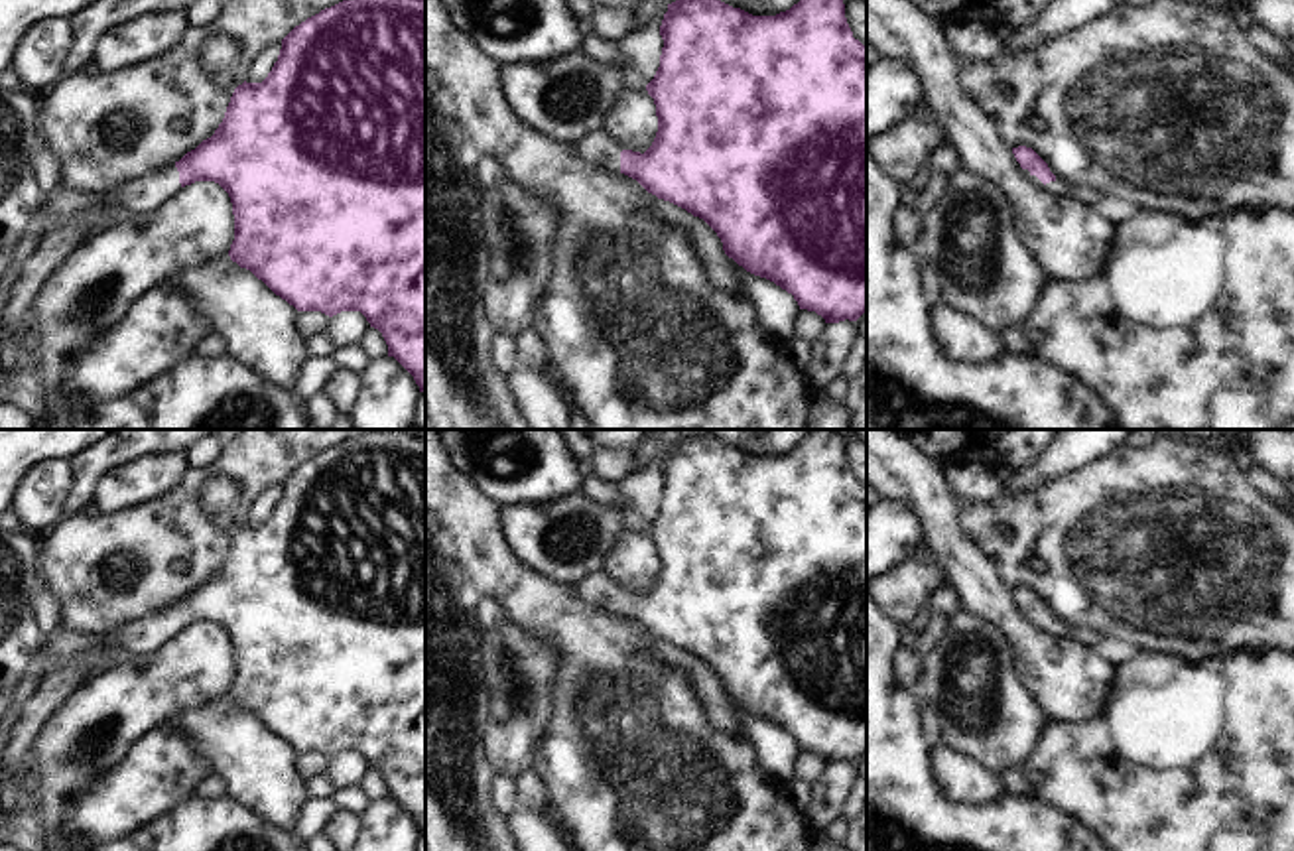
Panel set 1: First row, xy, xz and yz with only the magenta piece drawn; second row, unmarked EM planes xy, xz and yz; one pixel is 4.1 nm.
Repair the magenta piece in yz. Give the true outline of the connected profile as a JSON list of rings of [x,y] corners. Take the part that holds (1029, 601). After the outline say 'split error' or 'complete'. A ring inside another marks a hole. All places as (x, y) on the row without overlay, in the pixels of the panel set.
[[[1018,587],[1012,589],[1012,595],[1038,628],[1046,630],[1052,636],[1066,636],[1069,632],[1066,624],[1056,621],[1048,605],[1032,589]]]; split error

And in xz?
[[[813,429],[790,451],[776,457],[752,457],[717,441],[711,433],[681,437],[668,445],[660,477],[664,481],[660,508],[646,526],[658,557],[652,587],[644,595],[622,591],[605,573],[593,573],[575,583],[577,599],[615,615],[620,613],[658,640],[703,660],[721,680],[729,699],[746,713],[766,719],[792,735],[800,751],[815,753],[825,764],[857,762],[867,753],[867,489],[853,479],[845,459],[843,435],[835,429]]]; split error

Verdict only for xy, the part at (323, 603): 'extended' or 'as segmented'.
extended

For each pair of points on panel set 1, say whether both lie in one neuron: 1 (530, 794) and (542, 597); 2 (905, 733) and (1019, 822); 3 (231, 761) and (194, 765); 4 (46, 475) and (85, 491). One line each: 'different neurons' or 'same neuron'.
1: different neurons
2: same neuron
3: different neurons
4: different neurons

